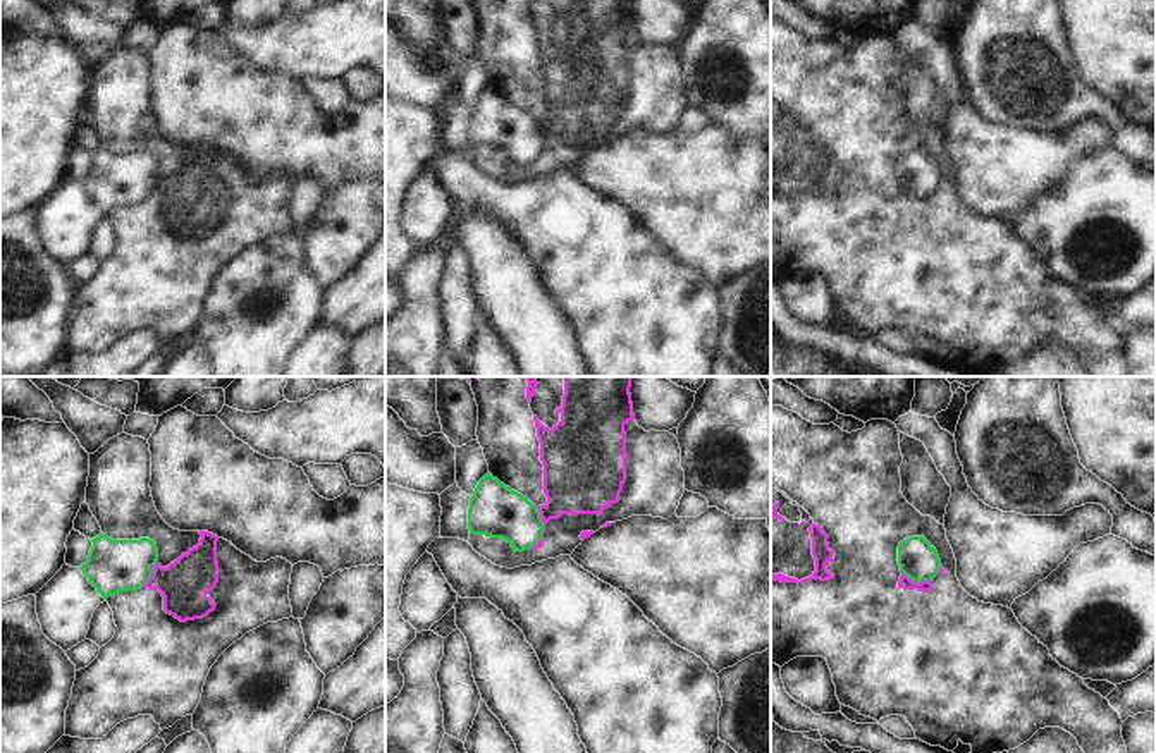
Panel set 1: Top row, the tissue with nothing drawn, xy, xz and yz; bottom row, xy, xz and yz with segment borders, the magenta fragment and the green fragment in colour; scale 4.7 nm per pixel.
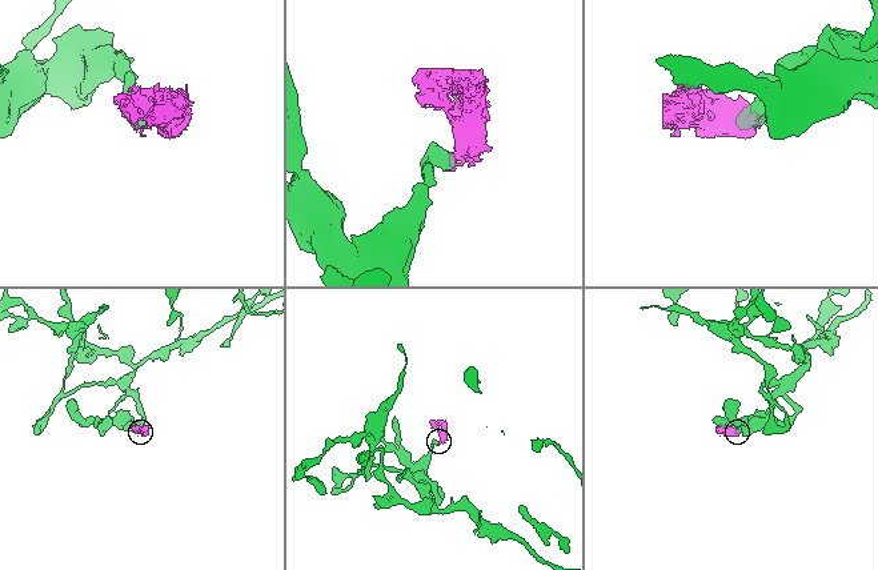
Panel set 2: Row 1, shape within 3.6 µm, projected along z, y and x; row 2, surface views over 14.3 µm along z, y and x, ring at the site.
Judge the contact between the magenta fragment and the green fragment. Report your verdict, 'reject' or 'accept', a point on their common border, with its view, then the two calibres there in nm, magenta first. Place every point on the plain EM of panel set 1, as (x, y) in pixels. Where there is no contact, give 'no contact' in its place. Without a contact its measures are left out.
reject | xz (544, 145) | 280/240 nm

